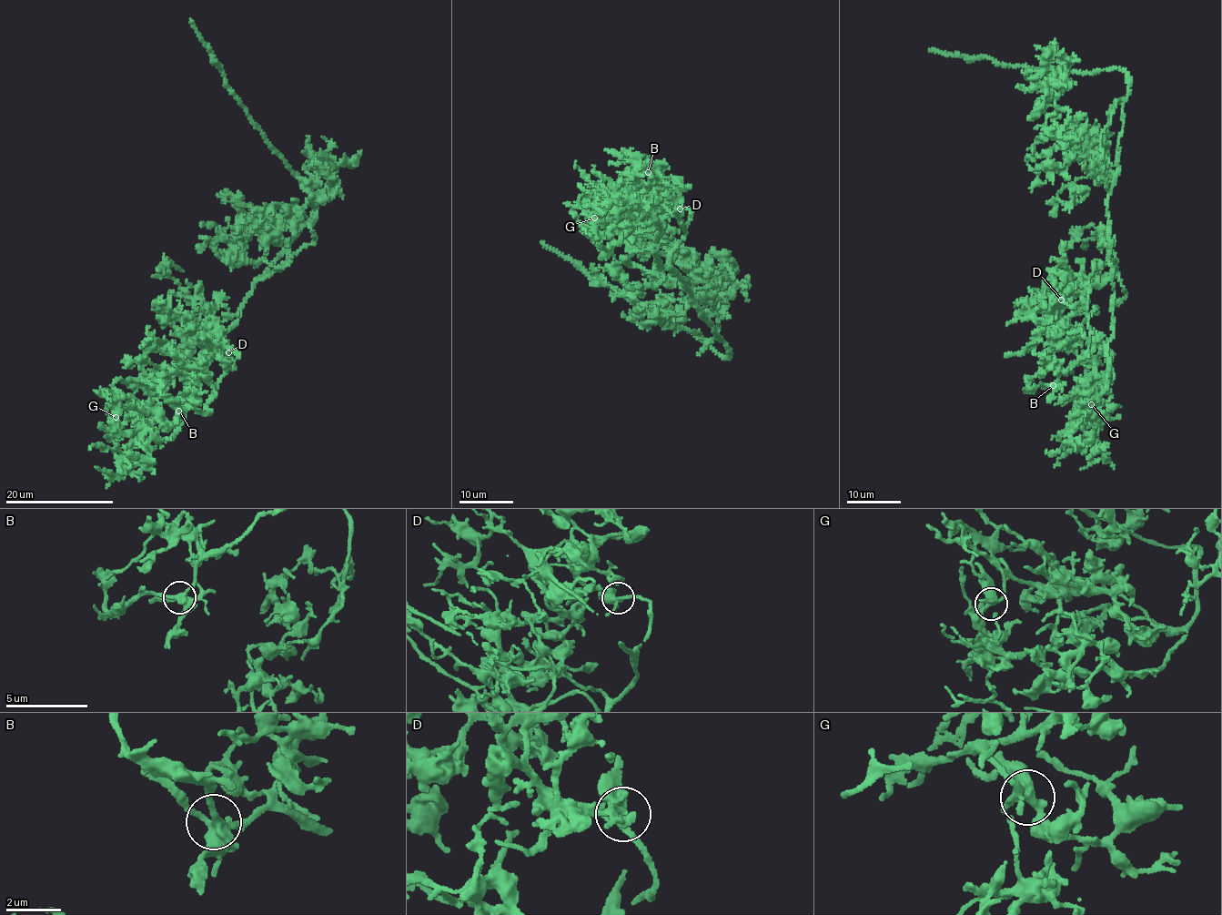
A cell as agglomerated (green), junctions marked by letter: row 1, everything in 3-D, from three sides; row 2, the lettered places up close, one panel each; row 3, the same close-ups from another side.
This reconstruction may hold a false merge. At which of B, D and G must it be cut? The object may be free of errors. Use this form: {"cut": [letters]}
{"cut": []}

